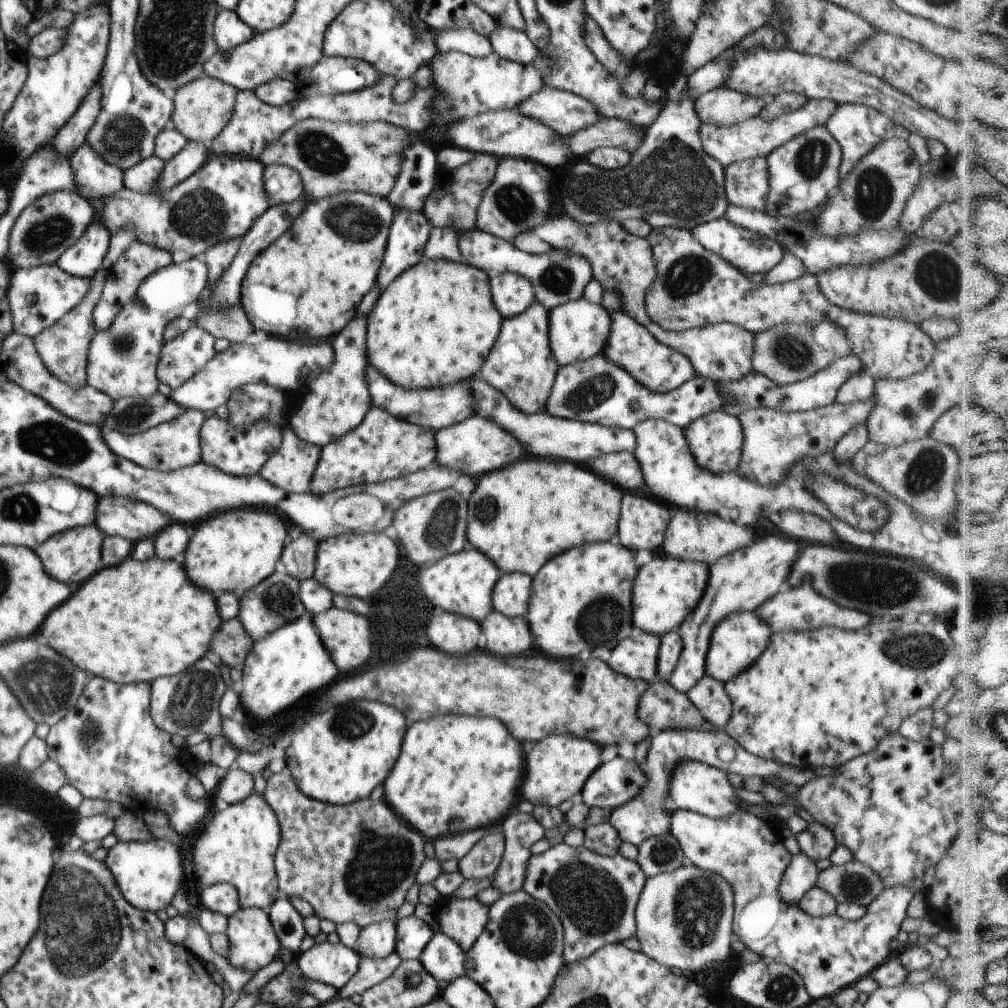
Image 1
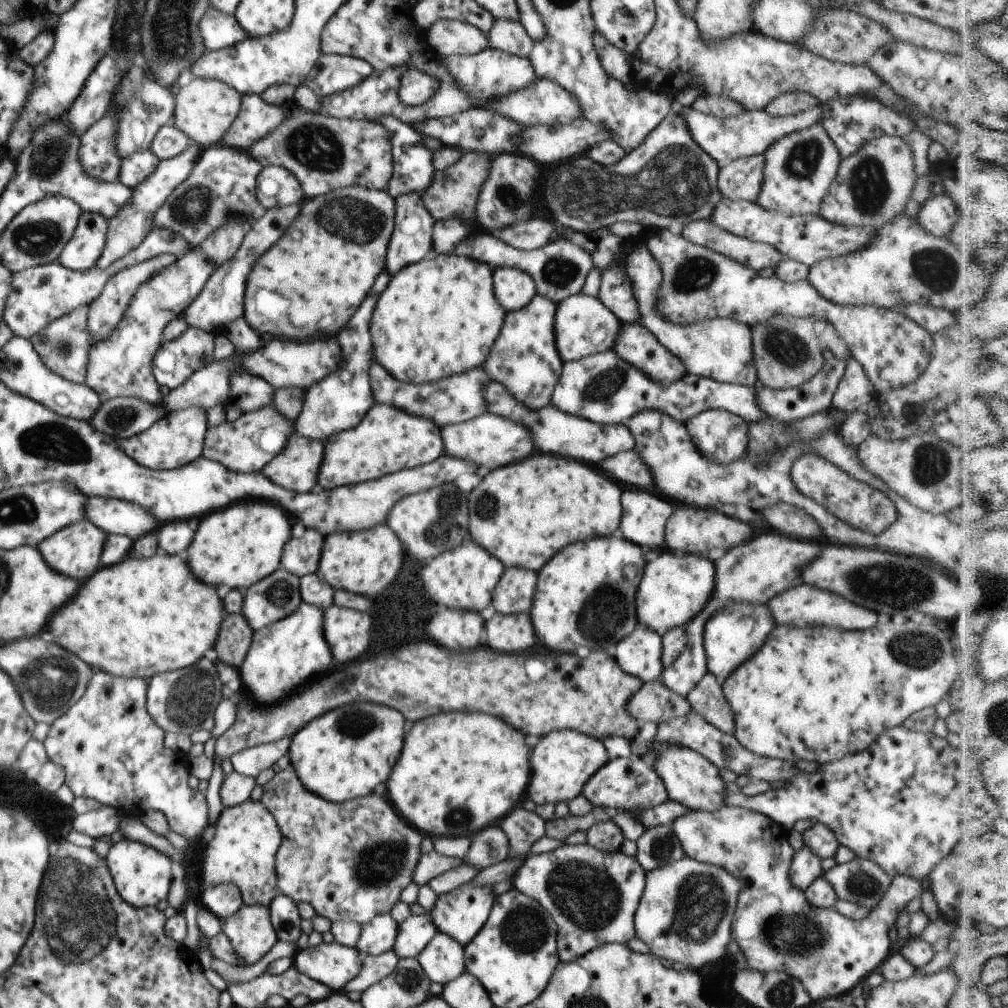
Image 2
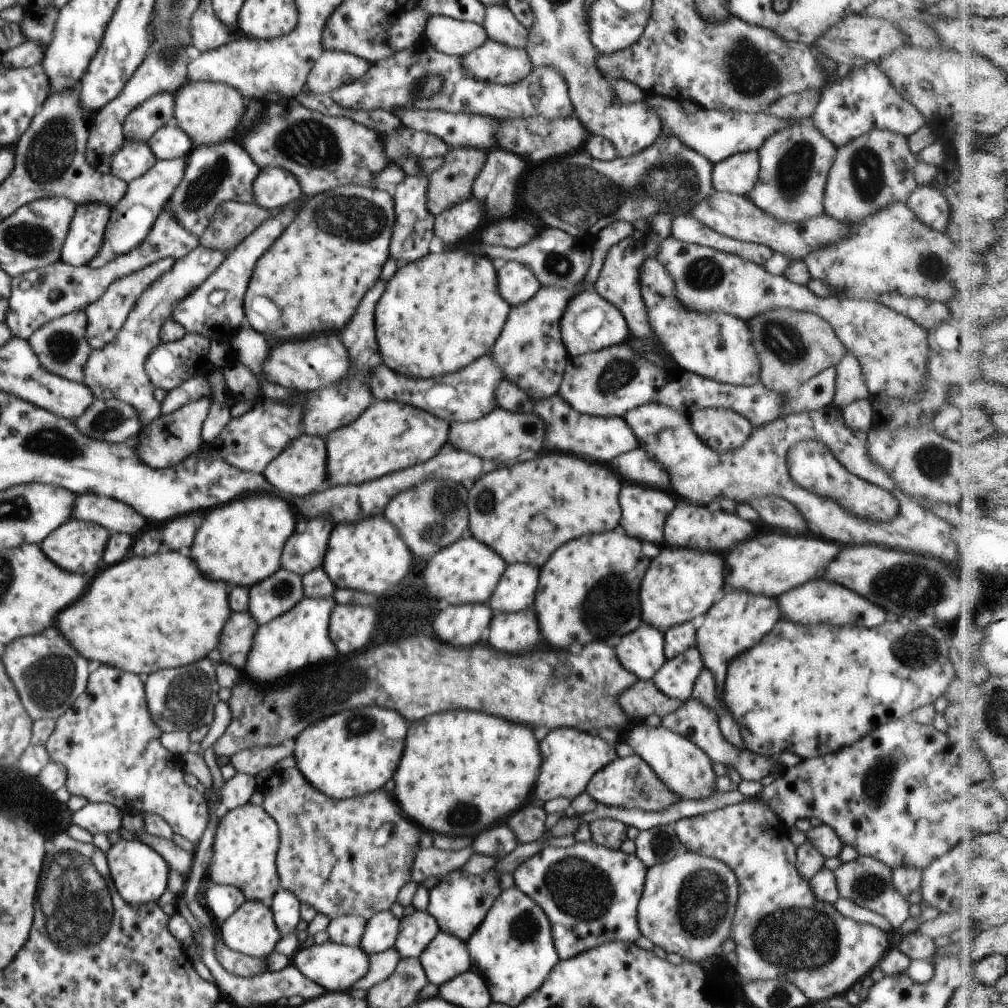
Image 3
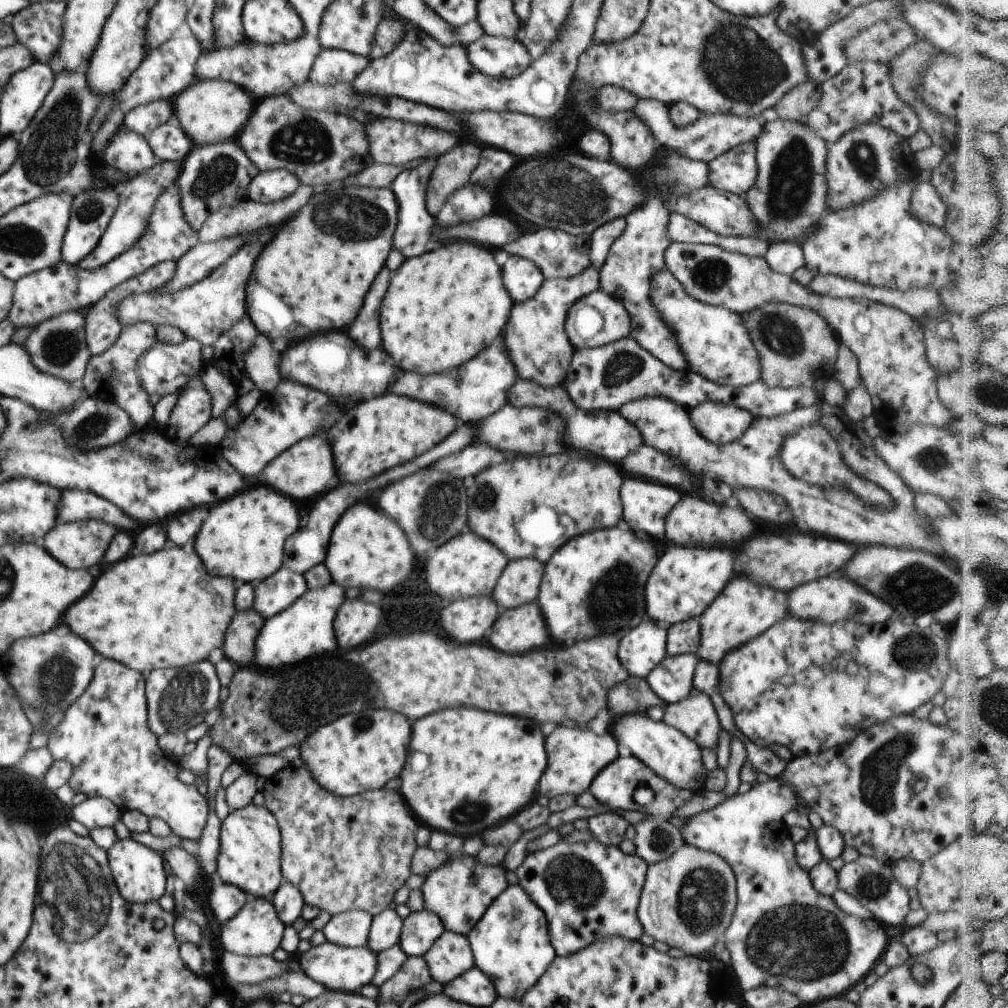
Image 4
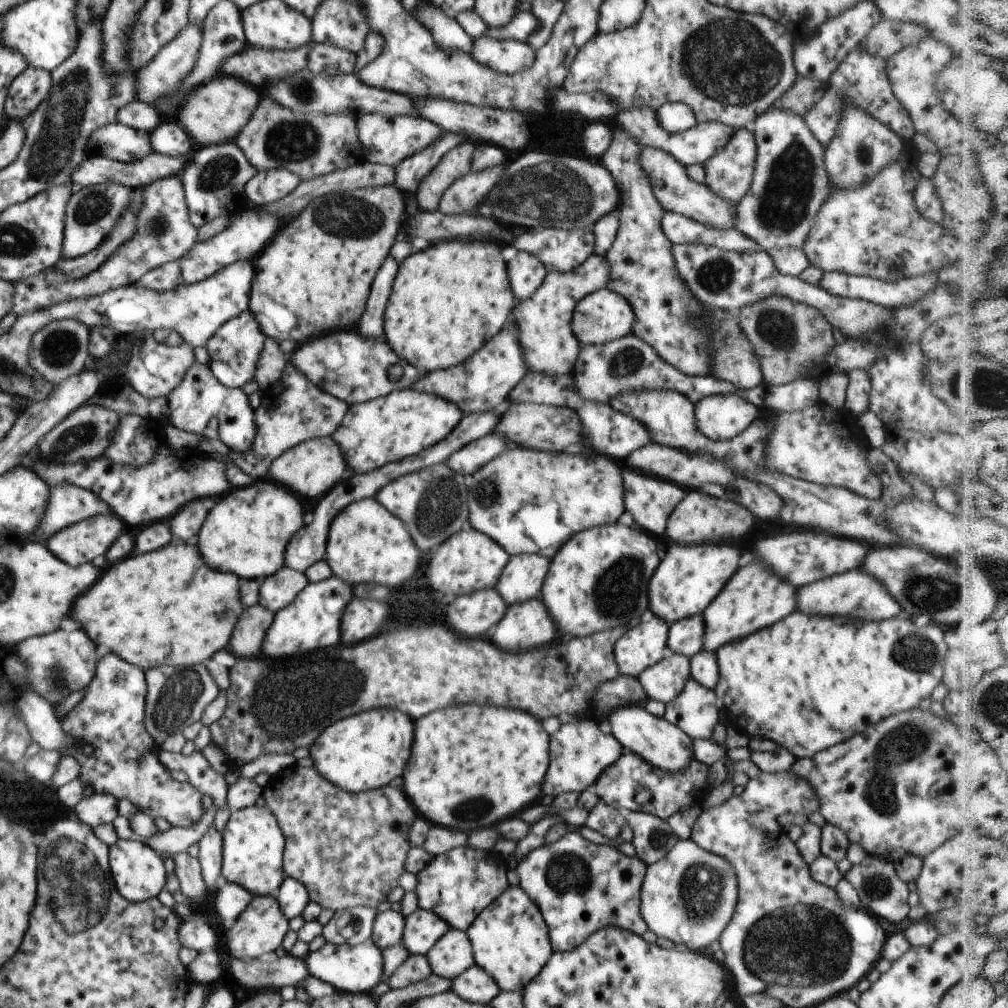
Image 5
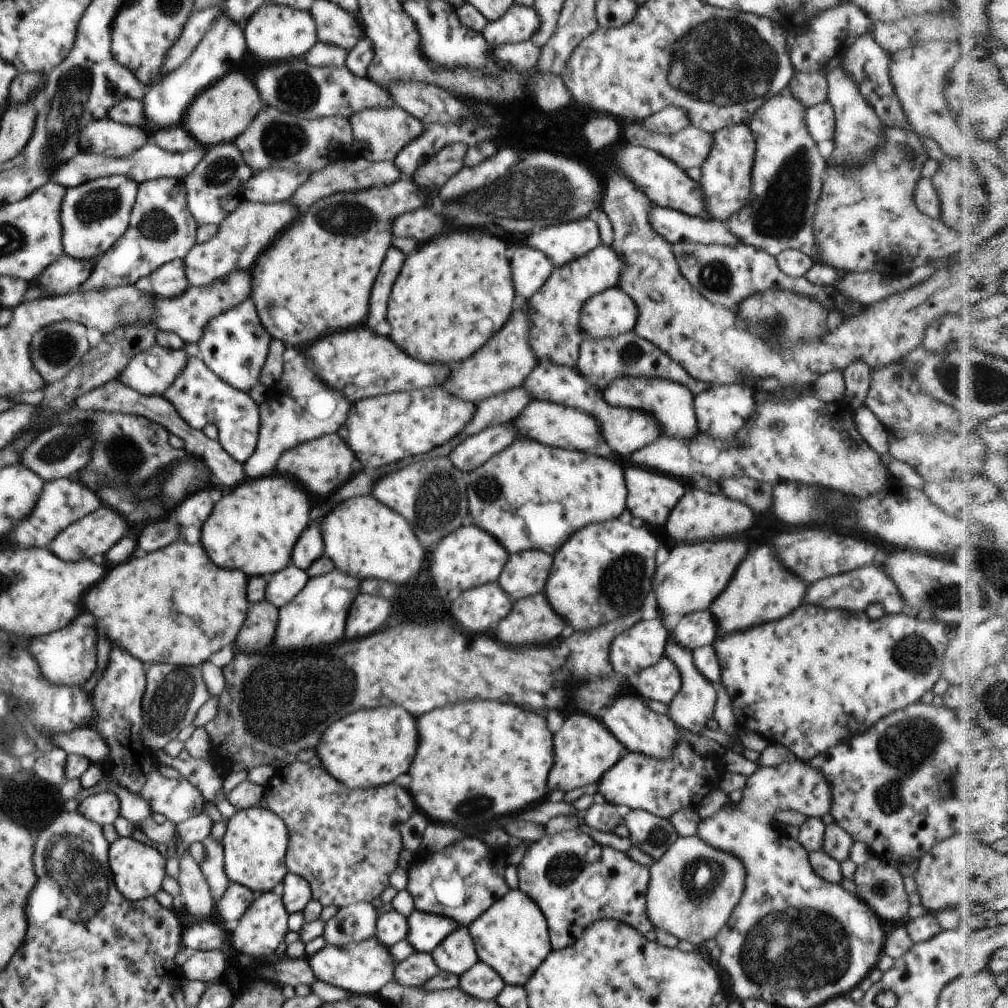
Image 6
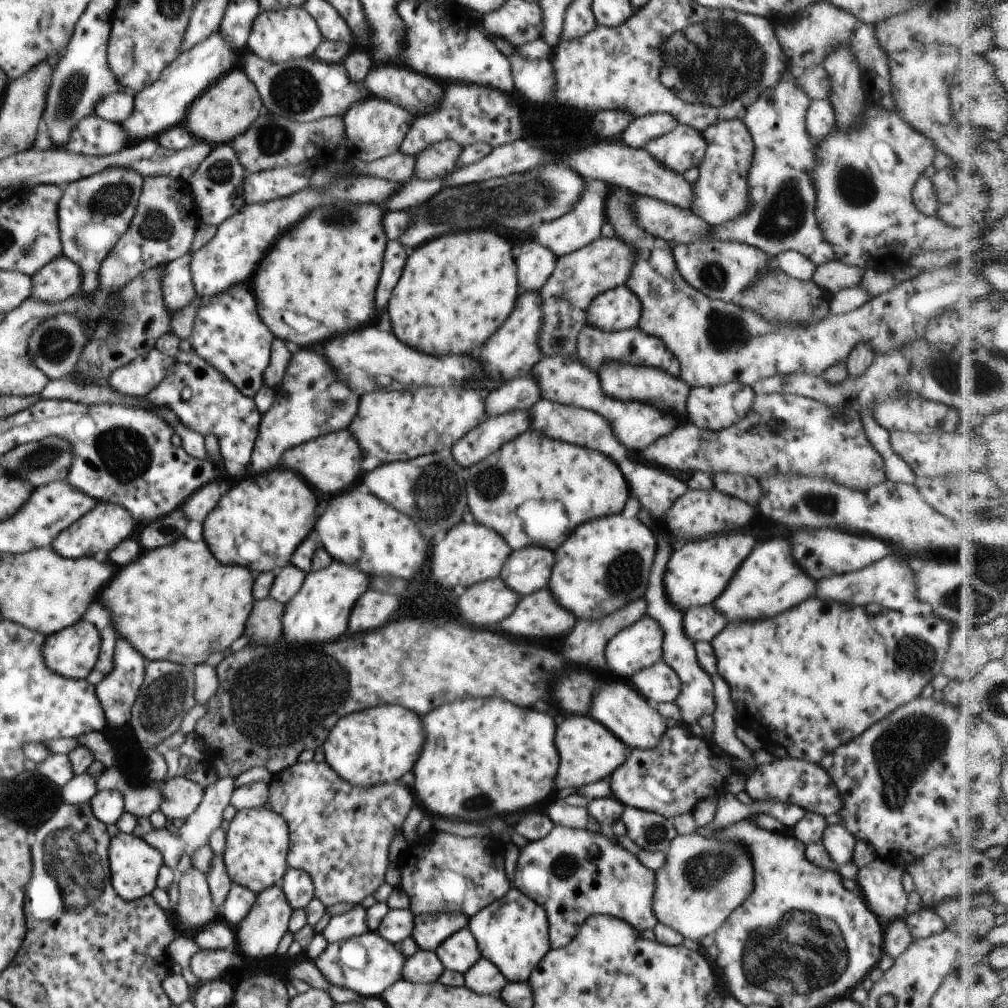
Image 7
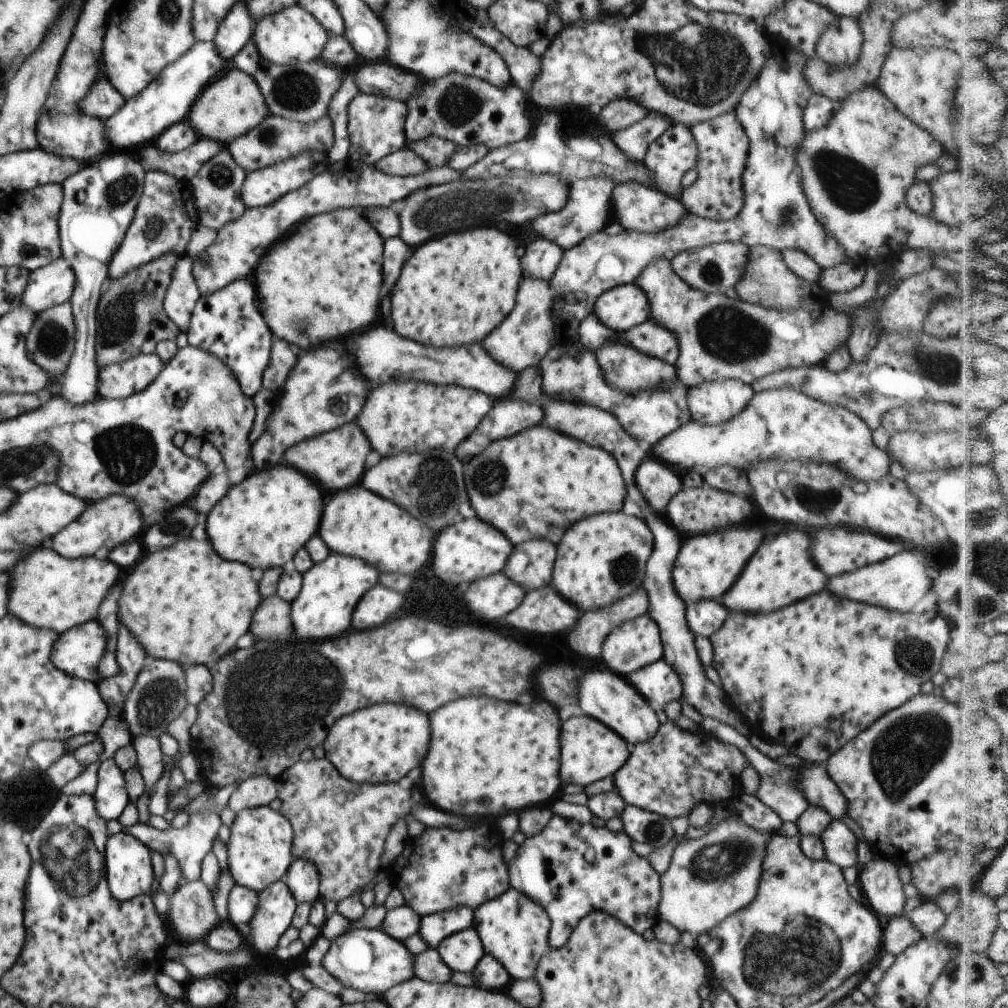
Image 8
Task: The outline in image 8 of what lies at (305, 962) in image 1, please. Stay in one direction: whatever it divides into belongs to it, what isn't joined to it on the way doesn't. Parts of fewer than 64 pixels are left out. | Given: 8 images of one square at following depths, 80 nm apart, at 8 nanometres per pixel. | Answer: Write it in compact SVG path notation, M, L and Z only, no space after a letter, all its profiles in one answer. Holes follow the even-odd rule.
M360 928L352 929L333 940L322 958L321 965L344 987L382 998L389 988L415 976L413 960L413 954L404 943L394 940L381 928Z

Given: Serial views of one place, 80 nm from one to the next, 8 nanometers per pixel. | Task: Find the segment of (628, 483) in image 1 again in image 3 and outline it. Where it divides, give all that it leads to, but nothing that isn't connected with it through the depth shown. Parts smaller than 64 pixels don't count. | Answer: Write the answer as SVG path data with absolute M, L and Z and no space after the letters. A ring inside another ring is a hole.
M636 448L620 455L612 462L612 468L622 476L627 483L642 484L645 486L660 486L660 490L670 488L670 474L664 470L656 458L652 458L646 450Z

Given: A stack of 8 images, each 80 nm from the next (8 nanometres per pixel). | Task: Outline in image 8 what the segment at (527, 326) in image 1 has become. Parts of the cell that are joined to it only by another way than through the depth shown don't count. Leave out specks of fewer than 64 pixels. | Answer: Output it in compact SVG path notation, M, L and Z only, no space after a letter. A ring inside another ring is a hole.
M772 36L769 39L773 47L771 58L734 110L749 138L747 166L741 180L744 204L738 216L732 220L715 221L687 212L678 225L662 233L639 233L623 228L618 234L609 235L602 230L564 251L563 259L548 281L554 293L551 308L554 346L574 343L572 338L578 334L580 323L593 312L595 300L601 294L615 286L634 283L645 266L659 258L670 261L680 251L689 248L730 241L777 251L794 249L805 252L822 269L848 260L839 242L824 230L811 211L797 163L797 152L806 134L803 112L813 95L803 75L808 57L785 47Z

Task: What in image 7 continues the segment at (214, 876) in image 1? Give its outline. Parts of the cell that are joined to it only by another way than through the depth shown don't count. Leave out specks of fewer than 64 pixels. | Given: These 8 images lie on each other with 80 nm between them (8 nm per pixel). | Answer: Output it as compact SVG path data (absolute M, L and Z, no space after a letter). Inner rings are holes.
M265 807L242 809L232 818L226 832L223 859L234 884L245 886L258 894L282 882L289 867L287 854L290 842L289 826L282 816Z

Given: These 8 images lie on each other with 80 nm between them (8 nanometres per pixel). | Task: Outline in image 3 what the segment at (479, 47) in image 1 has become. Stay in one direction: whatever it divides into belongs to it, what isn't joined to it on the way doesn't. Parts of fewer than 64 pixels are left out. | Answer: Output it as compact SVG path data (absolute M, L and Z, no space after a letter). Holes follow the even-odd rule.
M432 16L424 24L424 33L432 48L464 57L482 46L488 39L482 25L470 21L456 21L444 16Z

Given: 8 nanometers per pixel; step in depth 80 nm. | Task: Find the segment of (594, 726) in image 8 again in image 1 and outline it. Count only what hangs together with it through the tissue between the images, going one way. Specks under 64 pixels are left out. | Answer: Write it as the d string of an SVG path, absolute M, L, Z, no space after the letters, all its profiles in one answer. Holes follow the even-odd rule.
M552 734L542 738L526 756L521 799L534 806L558 807L565 800L580 795L583 784L602 764L602 751L598 744L574 734Z

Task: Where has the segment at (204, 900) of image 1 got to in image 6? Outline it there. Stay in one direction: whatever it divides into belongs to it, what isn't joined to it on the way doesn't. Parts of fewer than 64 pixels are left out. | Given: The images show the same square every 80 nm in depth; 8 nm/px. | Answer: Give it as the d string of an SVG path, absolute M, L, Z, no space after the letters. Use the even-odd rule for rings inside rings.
M230 883L226 892L215 903L216 911L224 920L225 930L231 934L236 930L240 917L248 910L256 894L245 886Z

